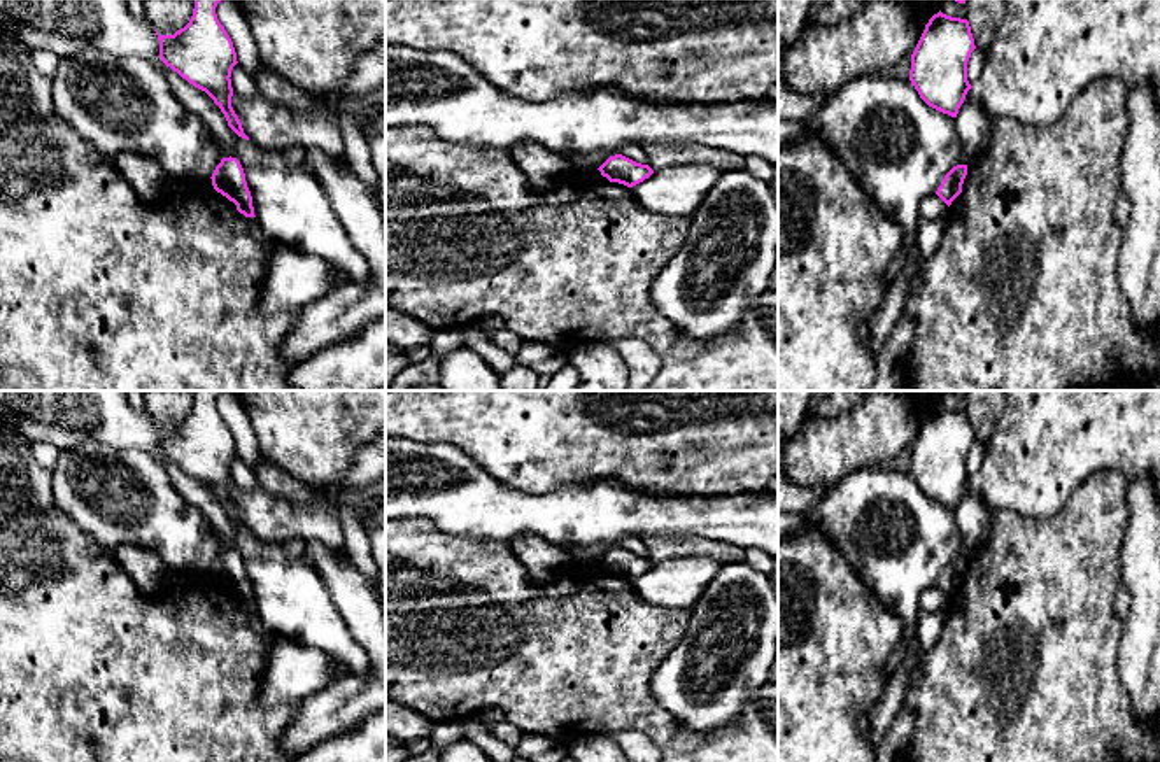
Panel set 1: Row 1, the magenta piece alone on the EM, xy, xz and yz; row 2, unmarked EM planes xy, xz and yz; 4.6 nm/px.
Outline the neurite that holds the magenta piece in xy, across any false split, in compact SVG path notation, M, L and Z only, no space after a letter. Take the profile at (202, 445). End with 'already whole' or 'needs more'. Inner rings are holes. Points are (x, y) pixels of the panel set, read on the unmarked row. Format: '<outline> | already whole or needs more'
M195 391L193 408L184 420L180 420L173 427L159 427L156 424L159 433L159 450L189 476L205 483L224 506L228 519L238 529L249 533L249 529L244 526L238 508L231 499L233 480L230 469L233 459L238 454L233 434L216 406L216 399L221 392L223 391Z | already whole

